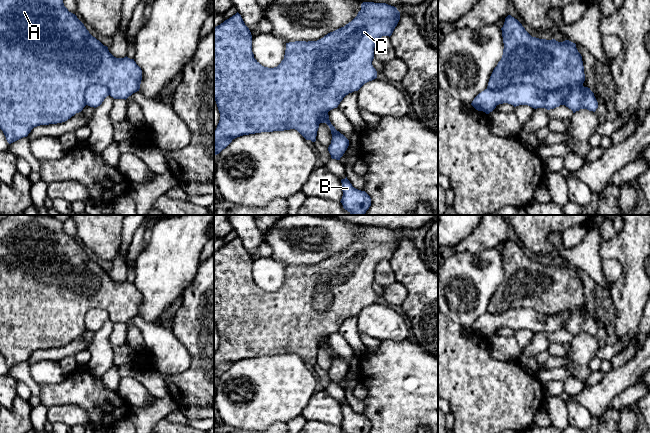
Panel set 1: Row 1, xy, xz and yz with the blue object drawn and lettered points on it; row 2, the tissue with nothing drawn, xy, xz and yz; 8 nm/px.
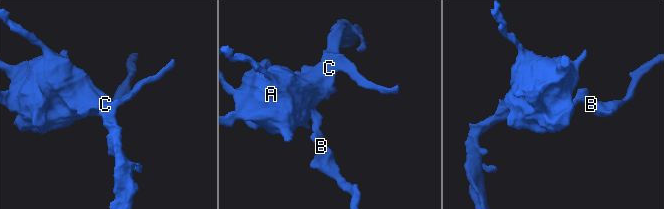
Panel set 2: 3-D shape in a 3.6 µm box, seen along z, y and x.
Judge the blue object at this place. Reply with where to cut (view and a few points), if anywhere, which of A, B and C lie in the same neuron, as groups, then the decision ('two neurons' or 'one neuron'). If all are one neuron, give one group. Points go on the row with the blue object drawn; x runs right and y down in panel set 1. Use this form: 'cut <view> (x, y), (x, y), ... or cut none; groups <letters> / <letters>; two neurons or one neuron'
cut none; groups A B C; one neuron

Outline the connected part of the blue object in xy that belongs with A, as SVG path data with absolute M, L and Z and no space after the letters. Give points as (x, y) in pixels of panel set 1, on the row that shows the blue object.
M0 0L0 129L9 144L27 137L34 127L62 123L79 113L88 105L98 107L107 96L114 99L127 99L139 91L142 70L134 59L114 57L99 40L93 37L77 16L68 11L63 0Z

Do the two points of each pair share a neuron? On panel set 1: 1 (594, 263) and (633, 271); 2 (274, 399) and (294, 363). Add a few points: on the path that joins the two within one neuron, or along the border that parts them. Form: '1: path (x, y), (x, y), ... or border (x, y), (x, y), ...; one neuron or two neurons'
1: border (602, 239), (599, 245), (599, 256), (601, 259); two neurons
2: path (276, 390), (283, 383), (289, 372); one neuron

